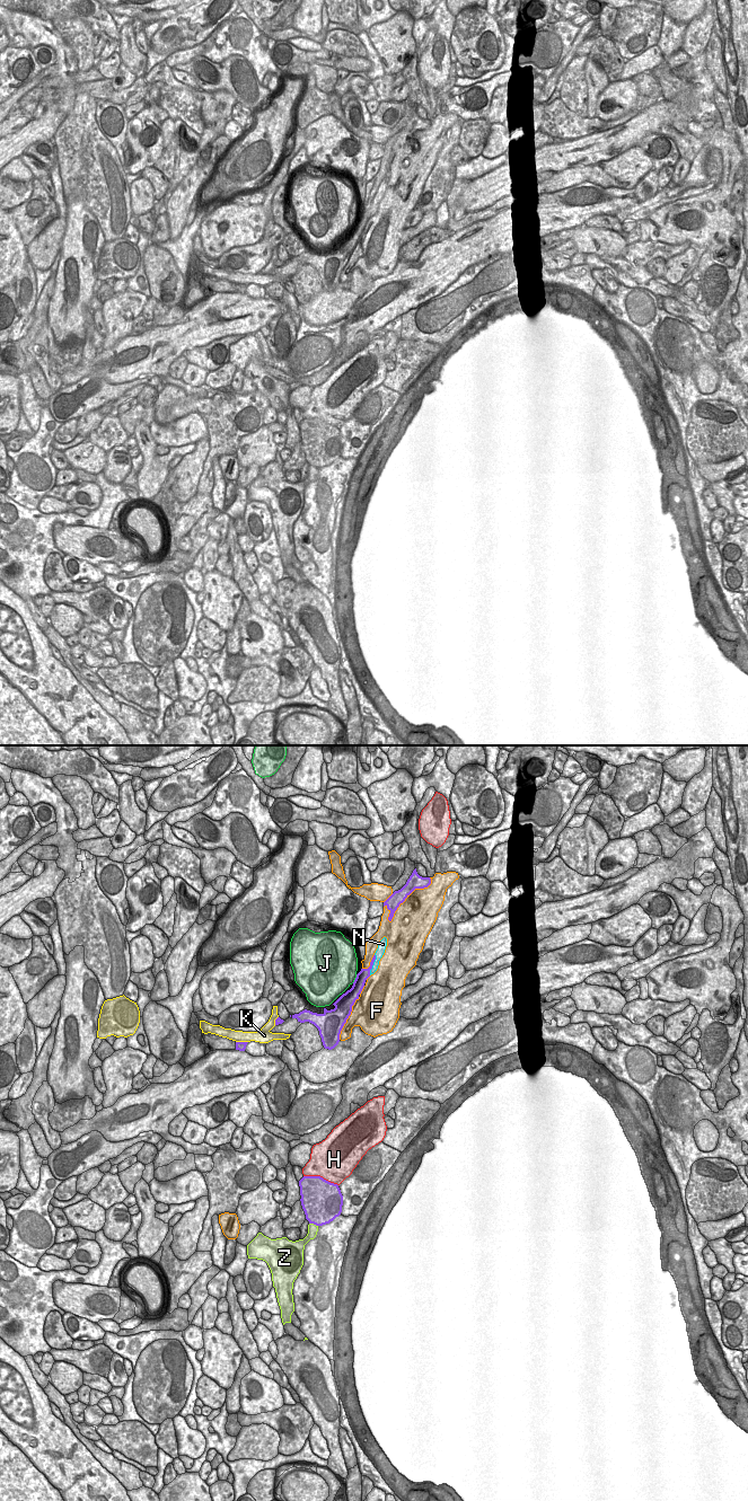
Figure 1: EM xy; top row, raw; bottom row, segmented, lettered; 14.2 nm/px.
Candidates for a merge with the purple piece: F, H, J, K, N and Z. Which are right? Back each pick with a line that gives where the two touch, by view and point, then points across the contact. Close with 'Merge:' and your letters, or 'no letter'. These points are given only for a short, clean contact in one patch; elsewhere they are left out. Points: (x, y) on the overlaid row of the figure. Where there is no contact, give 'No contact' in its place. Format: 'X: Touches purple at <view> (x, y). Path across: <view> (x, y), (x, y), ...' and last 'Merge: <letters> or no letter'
Merge: no letter

